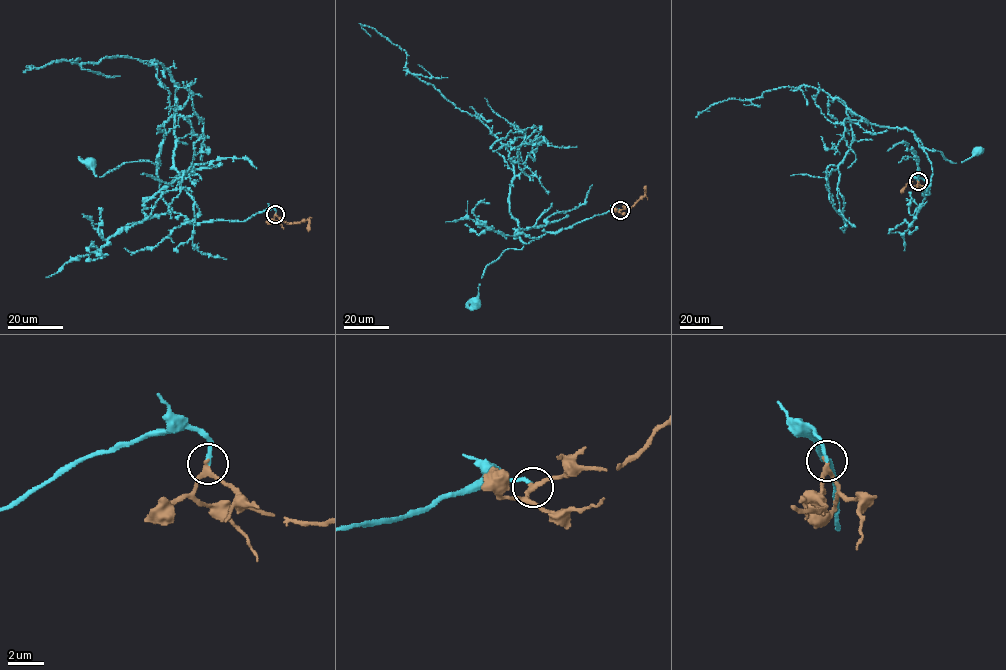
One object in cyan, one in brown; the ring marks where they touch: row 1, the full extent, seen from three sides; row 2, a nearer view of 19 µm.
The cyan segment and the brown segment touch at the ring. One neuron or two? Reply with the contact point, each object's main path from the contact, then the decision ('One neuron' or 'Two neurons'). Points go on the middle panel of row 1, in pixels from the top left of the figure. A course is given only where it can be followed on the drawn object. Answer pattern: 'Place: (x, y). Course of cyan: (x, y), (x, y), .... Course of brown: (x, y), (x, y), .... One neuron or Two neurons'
Place: (620, 210). Course of cyan: (619, 210), (546, 232), (527, 244), (518, 236), (523, 247), (506, 249), (486, 266), (475, 303). Course of brown: (619, 210), (630, 208), (644, 195), (645, 187). One neuron

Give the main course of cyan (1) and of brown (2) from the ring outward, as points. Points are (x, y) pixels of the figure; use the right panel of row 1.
1: (918, 181), (928, 193), (933, 171), (922, 148), (940, 151), (956, 163), (977, 151)
2: (918, 181), (918, 186), (906, 184), (901, 193)

